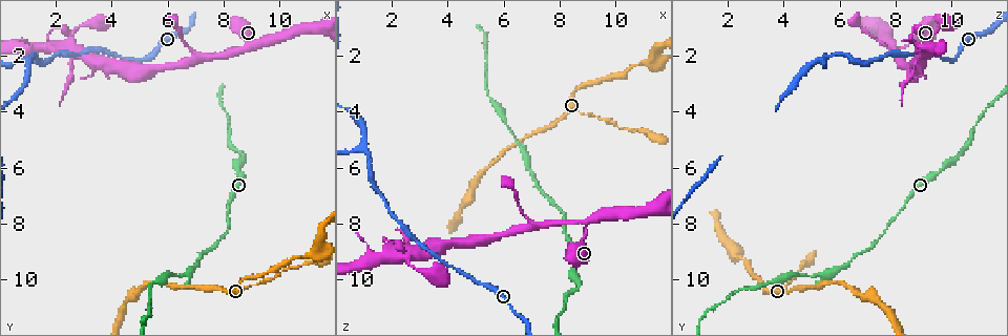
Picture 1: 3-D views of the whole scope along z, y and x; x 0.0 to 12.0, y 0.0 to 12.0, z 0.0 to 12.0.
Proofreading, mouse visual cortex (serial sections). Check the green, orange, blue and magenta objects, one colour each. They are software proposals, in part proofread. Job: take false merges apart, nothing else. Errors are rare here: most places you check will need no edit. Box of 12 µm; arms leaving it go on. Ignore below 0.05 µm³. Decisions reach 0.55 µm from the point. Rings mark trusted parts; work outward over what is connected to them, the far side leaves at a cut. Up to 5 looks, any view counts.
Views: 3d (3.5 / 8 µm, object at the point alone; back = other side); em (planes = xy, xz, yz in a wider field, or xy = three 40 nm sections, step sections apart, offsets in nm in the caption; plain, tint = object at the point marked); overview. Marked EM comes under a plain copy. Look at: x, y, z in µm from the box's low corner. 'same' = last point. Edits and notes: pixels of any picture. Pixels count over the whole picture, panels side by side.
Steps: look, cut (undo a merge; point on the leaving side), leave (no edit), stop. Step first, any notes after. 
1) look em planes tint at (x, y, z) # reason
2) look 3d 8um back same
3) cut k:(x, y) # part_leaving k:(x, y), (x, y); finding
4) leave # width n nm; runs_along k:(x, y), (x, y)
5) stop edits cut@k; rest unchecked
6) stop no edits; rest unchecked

look 3d 3.5um at (11.3, 9.0, 2.2) # a narrow waist

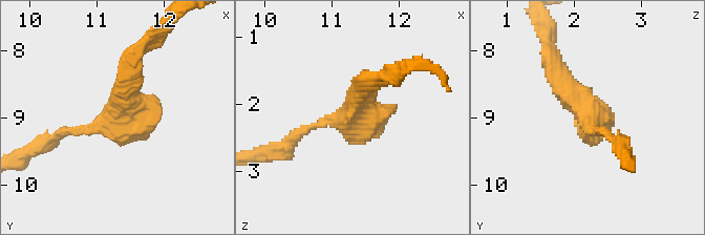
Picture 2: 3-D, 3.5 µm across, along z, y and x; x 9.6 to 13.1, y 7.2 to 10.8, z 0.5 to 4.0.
look em planes tint at (11.25, 8.95, 2.20) # shape alone is not enough

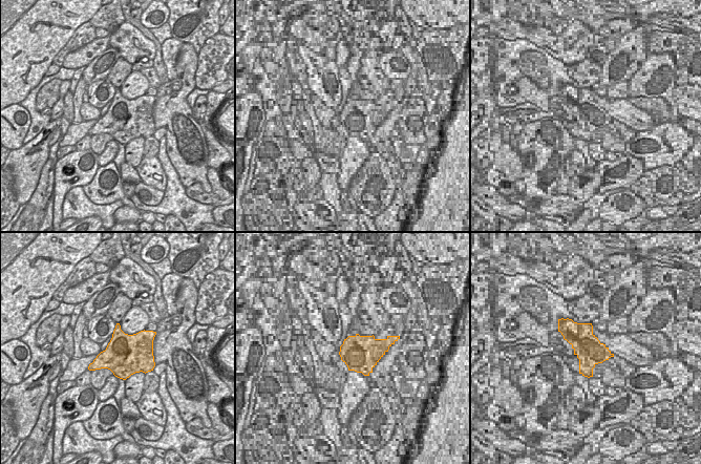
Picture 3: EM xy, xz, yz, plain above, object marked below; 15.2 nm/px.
leave # runs_along 2:(56, 136), (111, 118), (130, 59); all the same cell

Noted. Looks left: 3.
look 3d 8um back at (1.0, 2.1, 5.5) # three-way junction

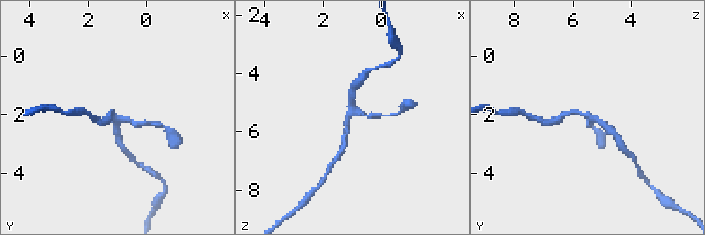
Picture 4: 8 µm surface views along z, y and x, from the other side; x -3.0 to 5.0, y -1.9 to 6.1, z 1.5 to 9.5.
look 3d 3.5um at (1.1, 2.2, 5.4) # closer look

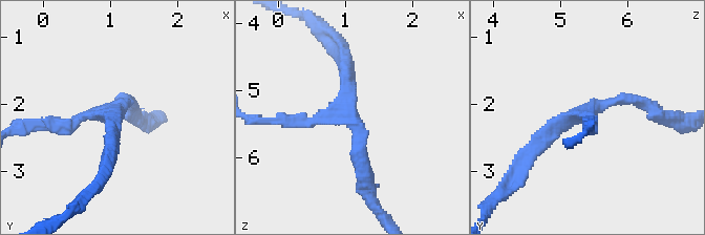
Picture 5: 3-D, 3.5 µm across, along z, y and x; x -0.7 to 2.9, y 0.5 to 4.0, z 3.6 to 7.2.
leave # runs_along 5:(645, 103), (613, 100), (561, 120), (529, 154); all the same cell

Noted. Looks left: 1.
stop no edits; rest unchecked

